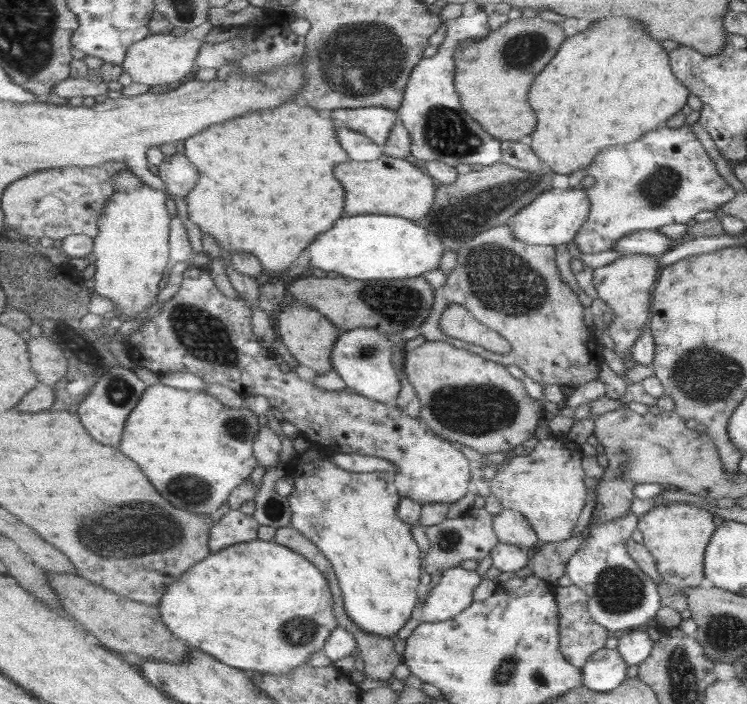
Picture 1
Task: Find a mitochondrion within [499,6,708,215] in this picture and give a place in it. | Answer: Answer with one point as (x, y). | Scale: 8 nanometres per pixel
(658, 188)

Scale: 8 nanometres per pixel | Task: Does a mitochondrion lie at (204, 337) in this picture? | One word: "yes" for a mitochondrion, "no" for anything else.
yes

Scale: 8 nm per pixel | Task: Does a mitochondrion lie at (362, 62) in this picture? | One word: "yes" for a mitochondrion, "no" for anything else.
yes

